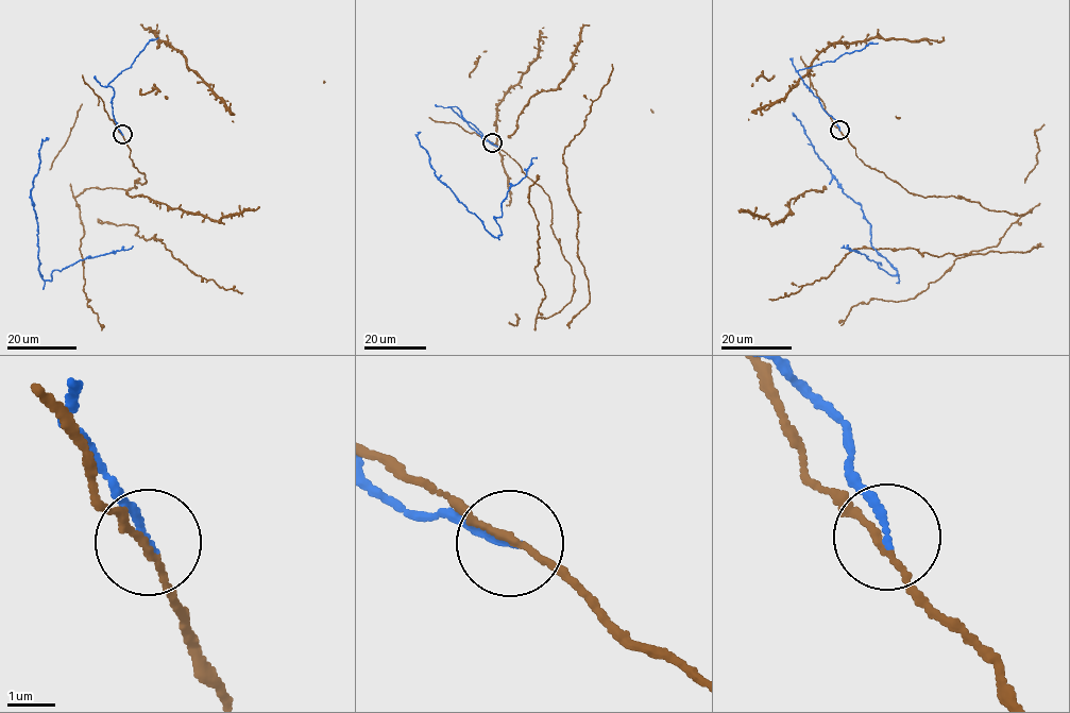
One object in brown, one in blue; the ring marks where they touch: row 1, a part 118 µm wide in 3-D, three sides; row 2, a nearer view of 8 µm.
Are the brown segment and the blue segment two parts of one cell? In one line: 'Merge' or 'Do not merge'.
Do not merge

